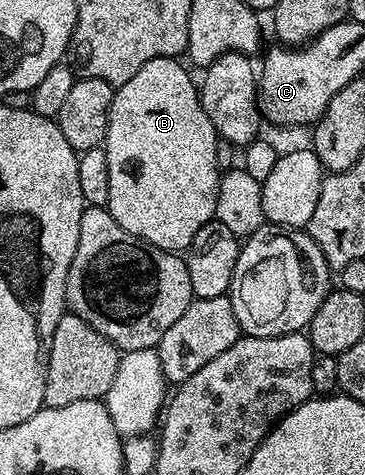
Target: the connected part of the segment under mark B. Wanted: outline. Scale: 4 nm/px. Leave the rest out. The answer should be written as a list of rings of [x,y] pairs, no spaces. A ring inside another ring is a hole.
[[[157,57],[144,63],[128,83],[115,88],[104,142],[108,155],[108,199],[104,208],[139,241],[176,254],[189,249],[196,231],[214,220],[220,180],[220,138],[204,111],[199,86],[195,78],[190,78],[191,70],[182,63],[172,57]]]

